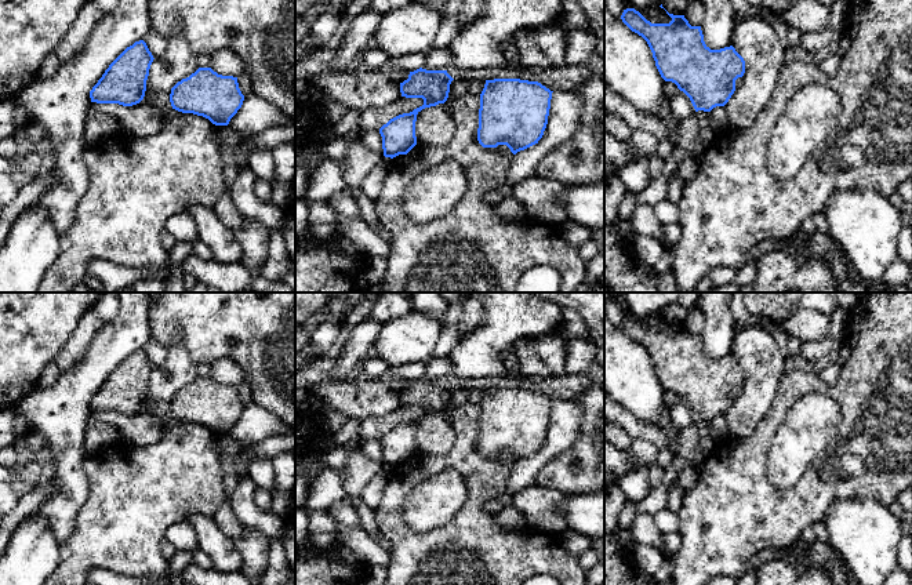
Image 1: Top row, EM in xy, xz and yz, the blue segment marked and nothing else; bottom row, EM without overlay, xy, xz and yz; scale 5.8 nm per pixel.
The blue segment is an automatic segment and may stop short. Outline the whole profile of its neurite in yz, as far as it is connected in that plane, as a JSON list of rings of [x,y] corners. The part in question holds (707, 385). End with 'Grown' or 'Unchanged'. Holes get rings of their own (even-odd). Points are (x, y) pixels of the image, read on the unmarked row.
[[[626,317],[621,328],[647,350],[661,386],[675,392],[690,407],[700,429],[697,468],[701,468],[716,447],[708,422],[728,411],[735,400],[735,389],[745,382],[745,370],[733,355],[711,359],[704,350],[701,335],[691,335],[684,324],[666,323],[672,327],[669,333],[651,333],[635,317]]]. Grown

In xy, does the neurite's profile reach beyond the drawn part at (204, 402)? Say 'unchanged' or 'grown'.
unchanged

